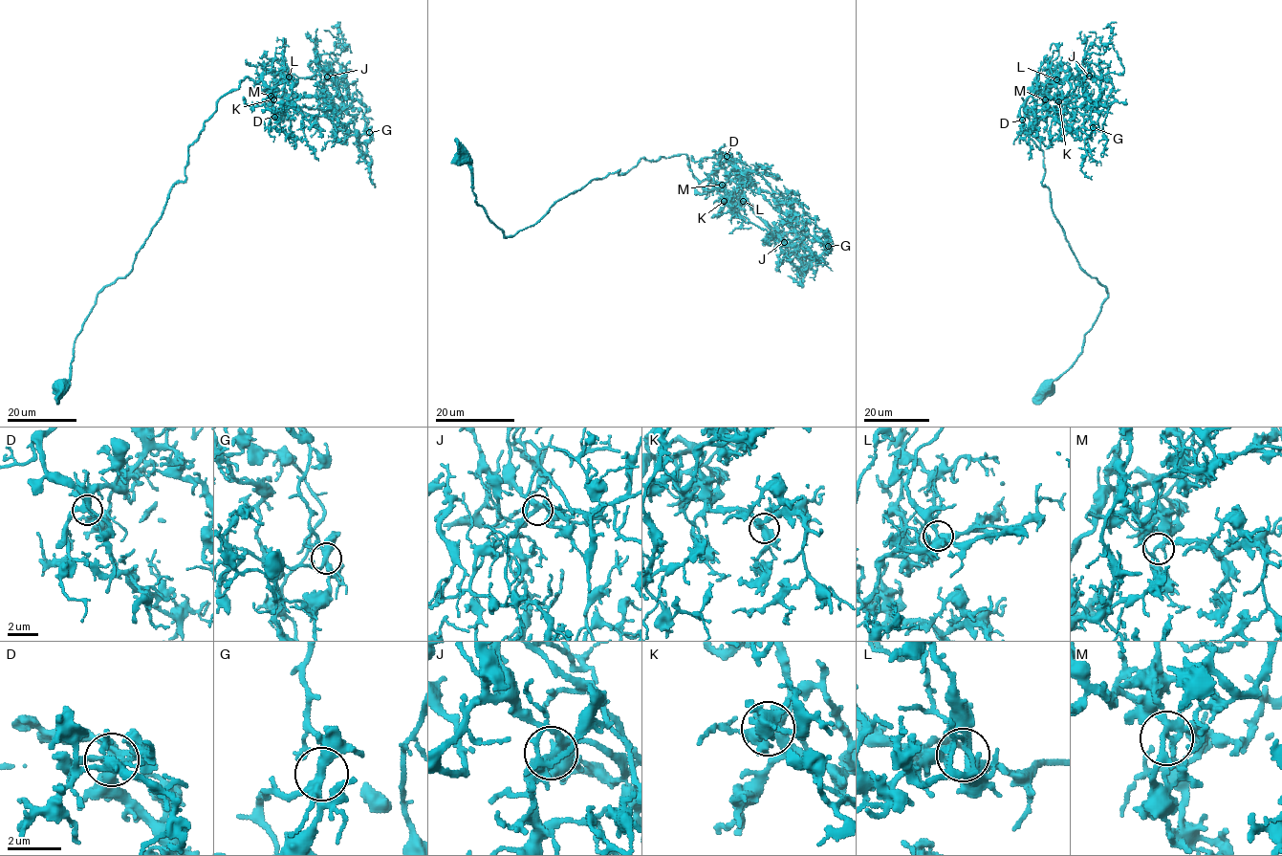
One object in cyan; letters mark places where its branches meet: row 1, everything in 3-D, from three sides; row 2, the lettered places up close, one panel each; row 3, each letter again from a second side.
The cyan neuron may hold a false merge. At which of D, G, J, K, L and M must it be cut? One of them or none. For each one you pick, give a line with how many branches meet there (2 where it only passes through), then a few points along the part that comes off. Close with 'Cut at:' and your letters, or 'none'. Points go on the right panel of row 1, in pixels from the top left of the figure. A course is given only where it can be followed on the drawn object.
Cut at: none

